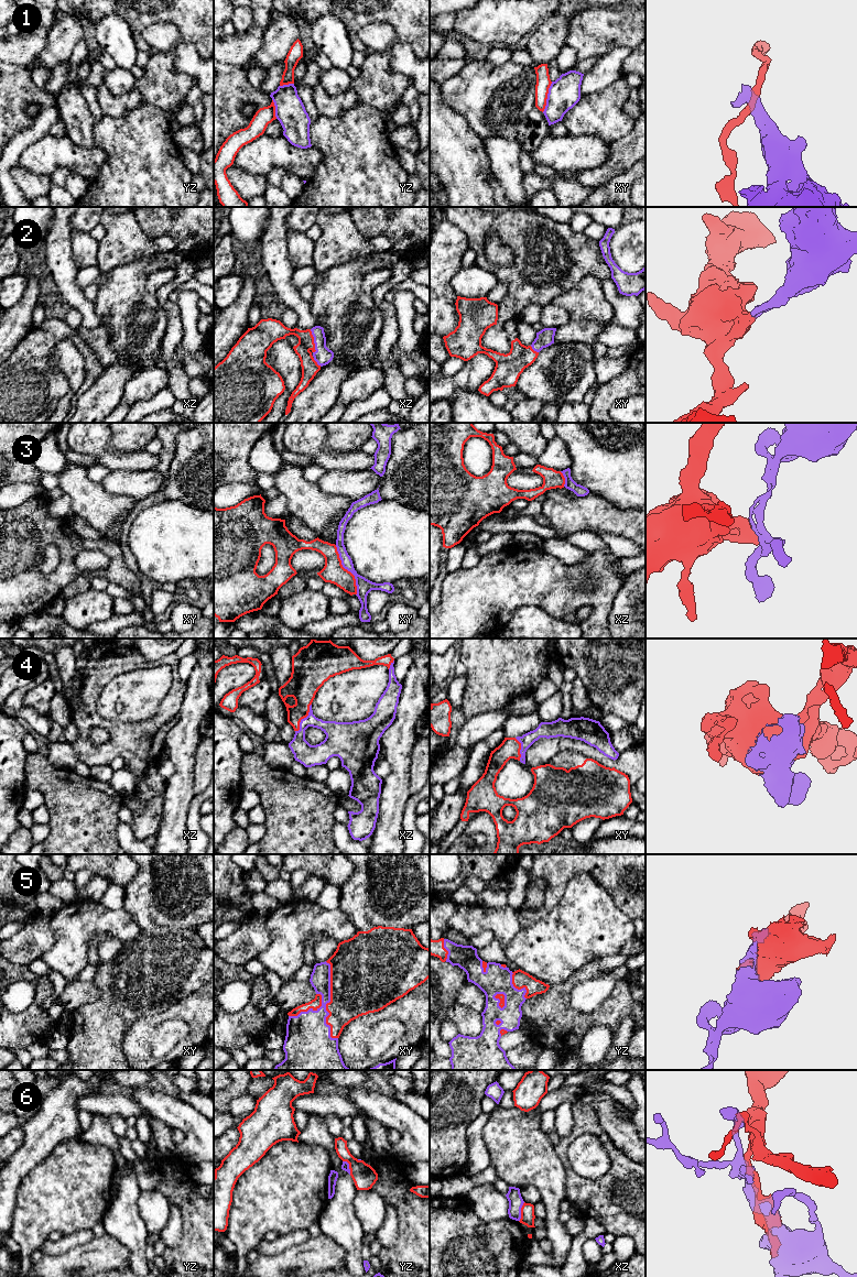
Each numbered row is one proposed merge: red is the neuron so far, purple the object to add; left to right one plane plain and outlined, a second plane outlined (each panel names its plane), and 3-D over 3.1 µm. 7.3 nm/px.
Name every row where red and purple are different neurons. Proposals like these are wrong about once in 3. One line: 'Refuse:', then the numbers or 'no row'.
Refuse: 1, 3, 6

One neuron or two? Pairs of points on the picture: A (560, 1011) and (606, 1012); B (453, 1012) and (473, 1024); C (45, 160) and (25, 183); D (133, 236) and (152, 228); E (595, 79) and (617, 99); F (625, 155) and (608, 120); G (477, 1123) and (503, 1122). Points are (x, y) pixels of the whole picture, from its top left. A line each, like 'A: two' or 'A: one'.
A: one
B: one
C: two
D: two
E: two
F: two
G: two

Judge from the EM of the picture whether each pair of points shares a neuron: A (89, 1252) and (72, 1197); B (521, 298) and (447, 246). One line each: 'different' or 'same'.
A: different
B: different

